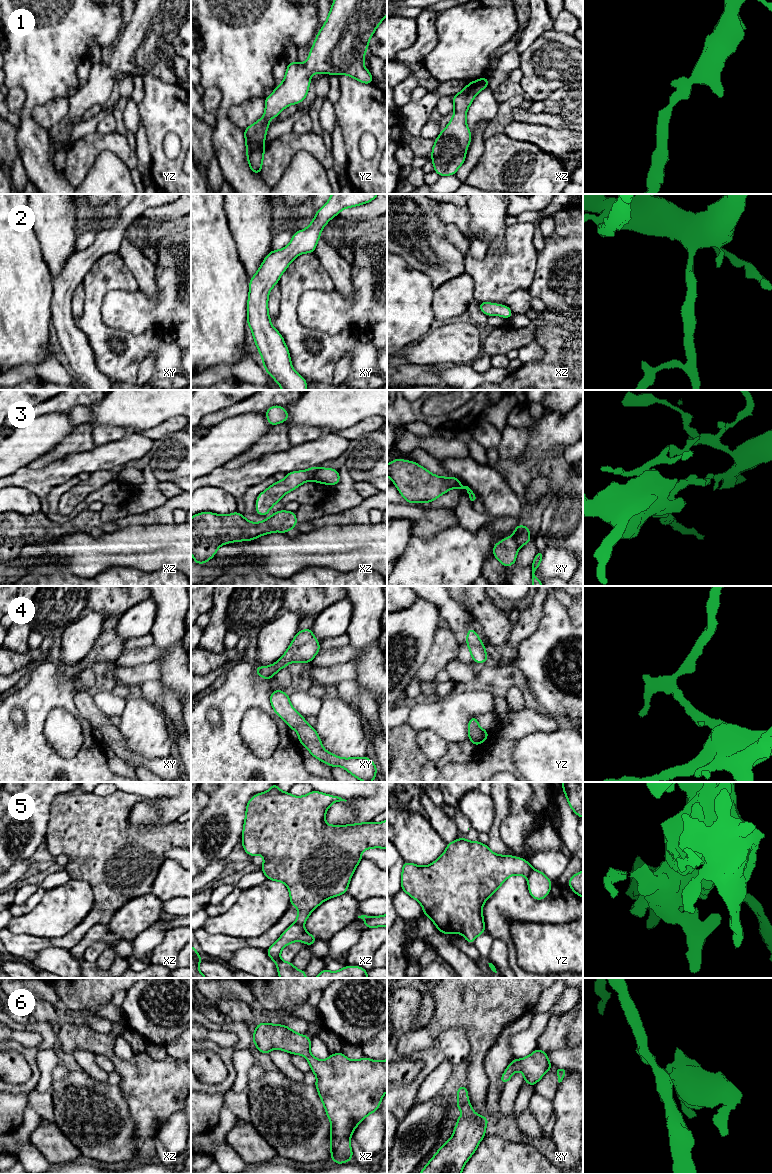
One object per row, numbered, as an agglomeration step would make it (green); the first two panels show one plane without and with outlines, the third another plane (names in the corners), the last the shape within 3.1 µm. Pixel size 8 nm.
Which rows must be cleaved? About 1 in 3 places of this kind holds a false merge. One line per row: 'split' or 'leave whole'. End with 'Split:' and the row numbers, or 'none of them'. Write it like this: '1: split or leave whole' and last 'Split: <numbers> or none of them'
1: leave whole
2: leave whole
3: split
4: leave whole
5: leave whole
6: leave whole
Split: 3

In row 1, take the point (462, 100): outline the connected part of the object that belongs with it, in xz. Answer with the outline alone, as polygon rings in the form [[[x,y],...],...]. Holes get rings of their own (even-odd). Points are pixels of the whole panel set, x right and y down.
[[[488,77],[472,81],[452,97],[454,114],[446,128],[440,132],[431,150],[434,171],[441,176],[455,175],[466,159],[471,142],[471,132],[466,123],[466,113],[474,97],[488,88]]]

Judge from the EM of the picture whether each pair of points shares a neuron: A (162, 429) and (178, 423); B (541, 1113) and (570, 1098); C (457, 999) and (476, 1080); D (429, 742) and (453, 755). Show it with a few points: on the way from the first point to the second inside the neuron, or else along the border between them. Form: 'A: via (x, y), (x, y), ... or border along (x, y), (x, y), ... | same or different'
A: via (166, 428), (174, 425) | same
B: border along (551, 1101), (553, 1111) | different
C: via (477, 1019), (476, 1060) | same
D: border along (448, 742), (444, 755), (428, 760) | different

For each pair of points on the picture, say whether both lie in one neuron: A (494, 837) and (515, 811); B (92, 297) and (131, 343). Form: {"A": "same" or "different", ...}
{"A": "different", "B": "same"}

